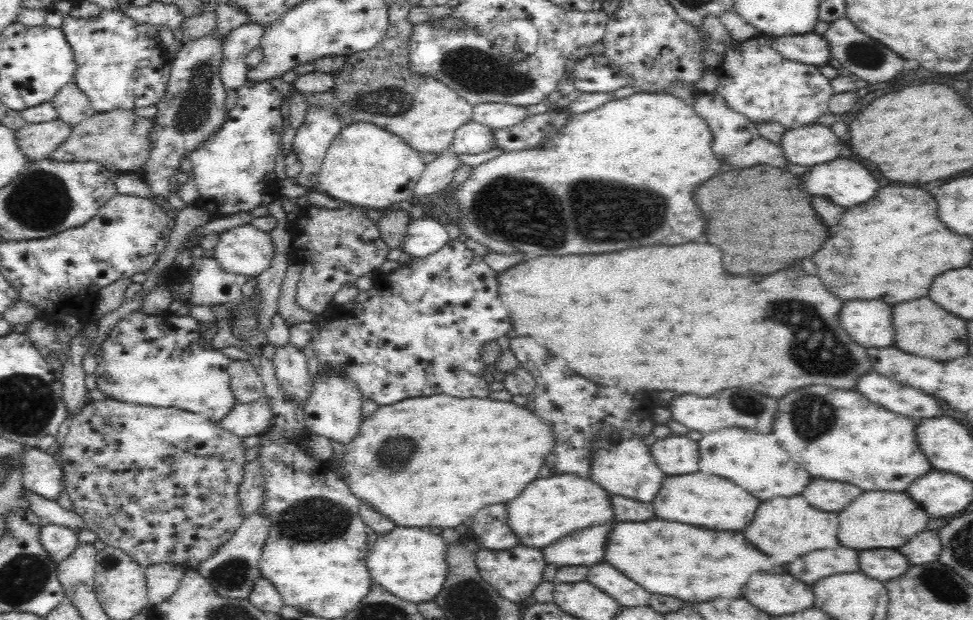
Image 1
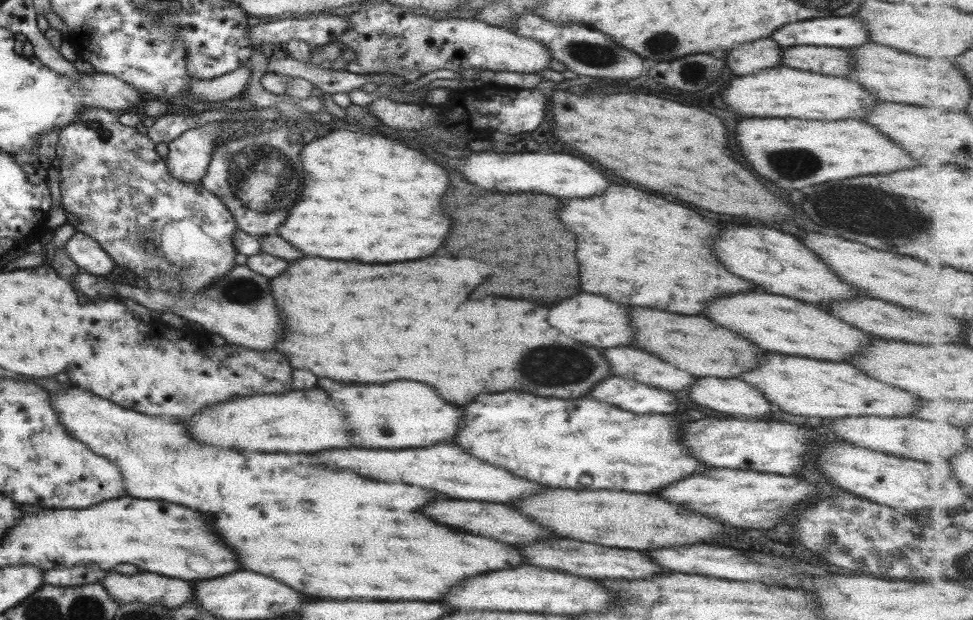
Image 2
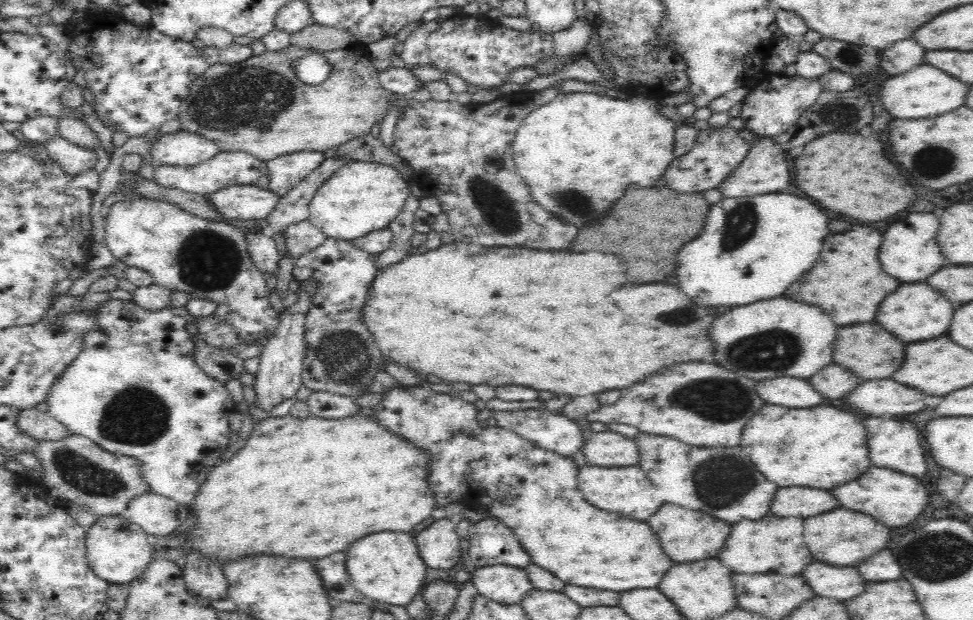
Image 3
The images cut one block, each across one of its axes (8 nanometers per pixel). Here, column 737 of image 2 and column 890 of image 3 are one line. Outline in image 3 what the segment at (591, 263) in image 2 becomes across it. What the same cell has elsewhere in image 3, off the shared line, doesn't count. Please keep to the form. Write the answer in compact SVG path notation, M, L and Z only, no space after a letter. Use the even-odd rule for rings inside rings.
M828 222L828 236L822 244L820 256L814 262L814 268L808 270L800 280L796 280L786 296L790 300L814 304L822 308L834 324L864 324L872 322L878 310L878 304L894 292L900 284L898 280L886 276L878 262L880 234L866 226L850 226L844 222Z

